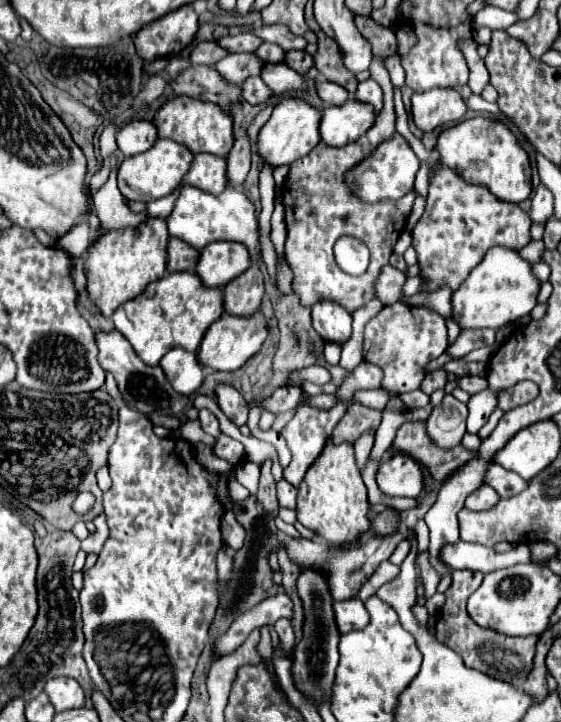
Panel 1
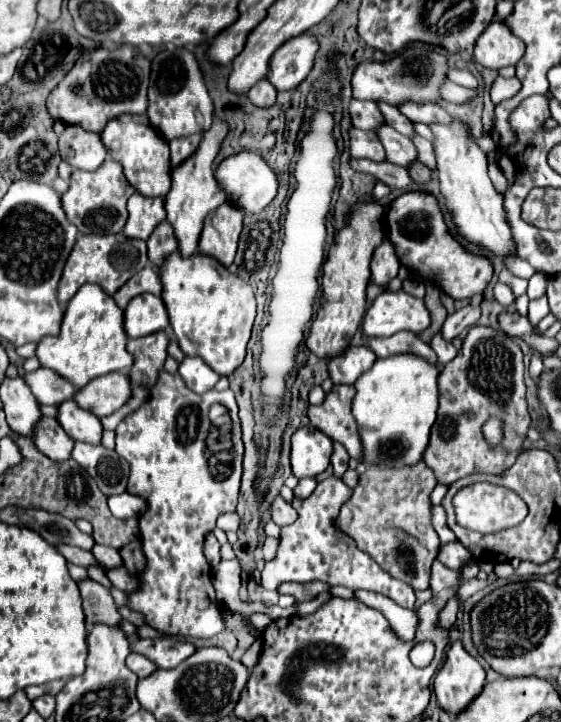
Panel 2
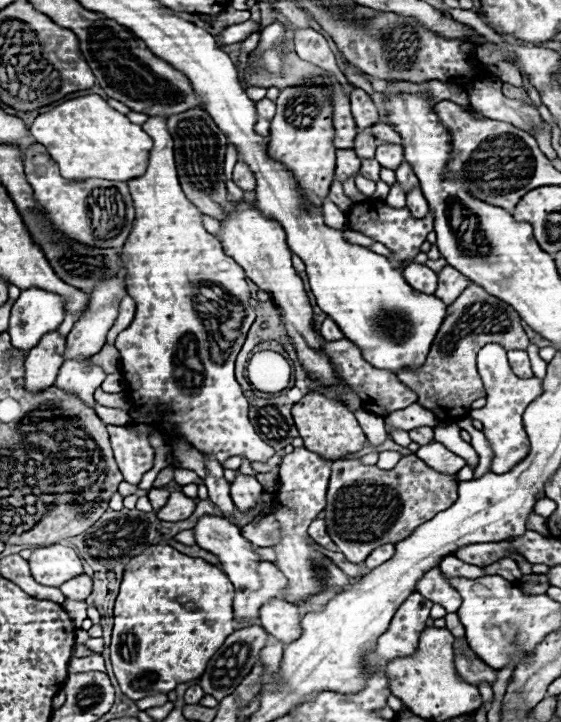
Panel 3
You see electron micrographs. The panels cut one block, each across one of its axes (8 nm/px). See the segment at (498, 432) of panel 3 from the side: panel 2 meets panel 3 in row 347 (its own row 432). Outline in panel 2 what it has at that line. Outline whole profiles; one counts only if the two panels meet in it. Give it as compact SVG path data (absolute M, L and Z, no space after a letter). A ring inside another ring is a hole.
M490 418L486 424L484 424L484 438L488 444L496 446L500 440L502 440L502 422L496 420L496 418Z

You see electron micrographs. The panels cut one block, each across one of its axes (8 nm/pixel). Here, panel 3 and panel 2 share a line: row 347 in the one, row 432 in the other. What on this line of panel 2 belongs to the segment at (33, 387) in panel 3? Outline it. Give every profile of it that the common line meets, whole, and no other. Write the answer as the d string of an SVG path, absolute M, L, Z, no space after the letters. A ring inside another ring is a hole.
M42 418L34 430L34 444L36 448L56 460L56 462L64 462L68 458L72 458L72 446L74 442L68 438L68 434L64 434L64 430L58 426L58 422L54 418Z

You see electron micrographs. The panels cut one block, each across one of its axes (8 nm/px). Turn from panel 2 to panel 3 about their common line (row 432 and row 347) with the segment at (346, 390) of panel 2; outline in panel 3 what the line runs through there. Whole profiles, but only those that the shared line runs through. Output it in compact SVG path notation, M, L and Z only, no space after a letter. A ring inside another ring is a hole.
M342 338L342 340L336 340L336 342L326 342L326 354L332 358L340 378L344 378L344 382L354 388L358 392L358 396L362 398L362 408L372 412L372 414L378 414L378 416L386 416L390 412L396 412L396 410L402 410L410 404L416 402L416 394L412 394L412 390L408 390L408 386L404 386L396 374L392 374L390 370L380 370L380 368L374 368L370 362L366 362L362 358L362 352L356 344L352 344L348 338Z

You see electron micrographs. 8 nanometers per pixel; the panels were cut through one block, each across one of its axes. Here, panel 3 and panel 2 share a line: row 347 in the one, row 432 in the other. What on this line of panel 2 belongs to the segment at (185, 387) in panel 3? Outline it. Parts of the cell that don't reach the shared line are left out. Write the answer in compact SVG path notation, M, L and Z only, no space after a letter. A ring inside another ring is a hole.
M160 370L160 380L156 380L156 386L150 388L148 402L144 402L144 406L128 414L116 428L116 452L130 462L130 470L132 470L128 480L128 492L148 502L148 510L140 518L142 550L148 564L146 564L146 570L140 574L140 590L130 594L130 608L142 612L146 616L148 626L162 630L168 636L208 638L226 630L226 622L216 602L216 594L212 586L212 570L204 558L202 546L204 546L206 534L216 526L216 518L224 512L236 510L240 478L242 478L244 444L242 444L242 436L240 436L240 442L234 436L236 462L222 462L226 472L230 470L228 474L222 474L220 470L210 472L208 458L206 458L206 438L210 430L208 408L210 404L216 404L216 402L228 408L232 424L240 424L238 406L232 390L218 392L212 388L204 394L194 394L192 390L186 388L180 374L170 374L166 370Z

